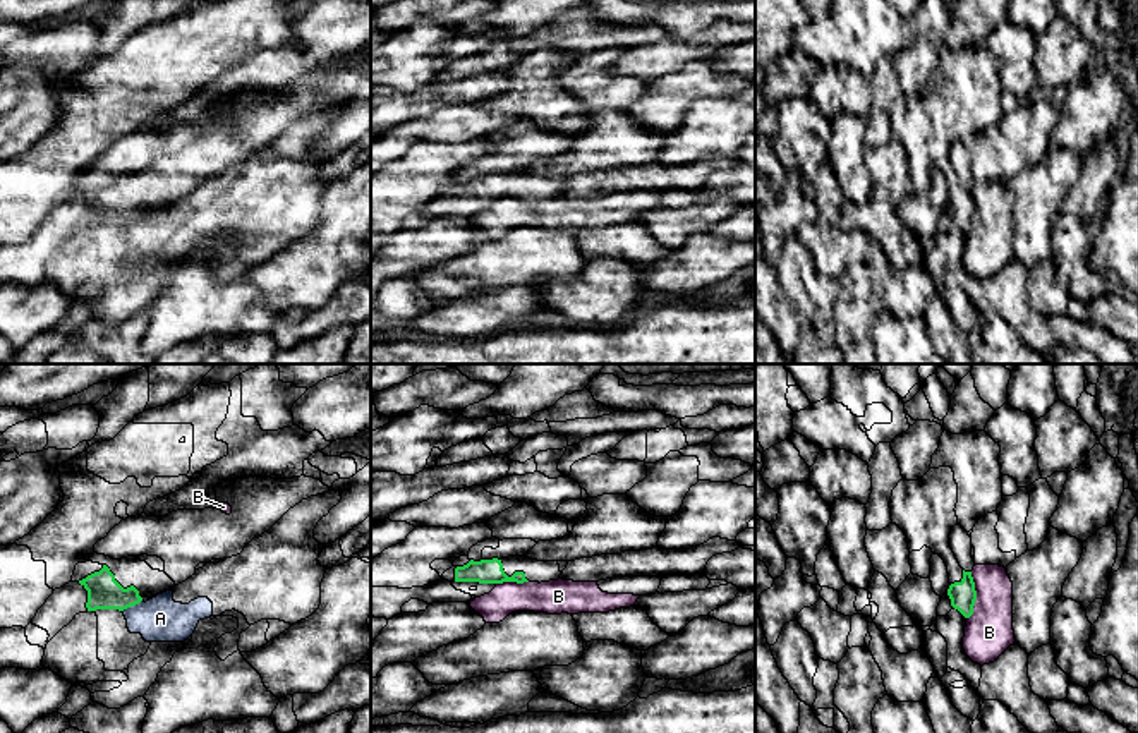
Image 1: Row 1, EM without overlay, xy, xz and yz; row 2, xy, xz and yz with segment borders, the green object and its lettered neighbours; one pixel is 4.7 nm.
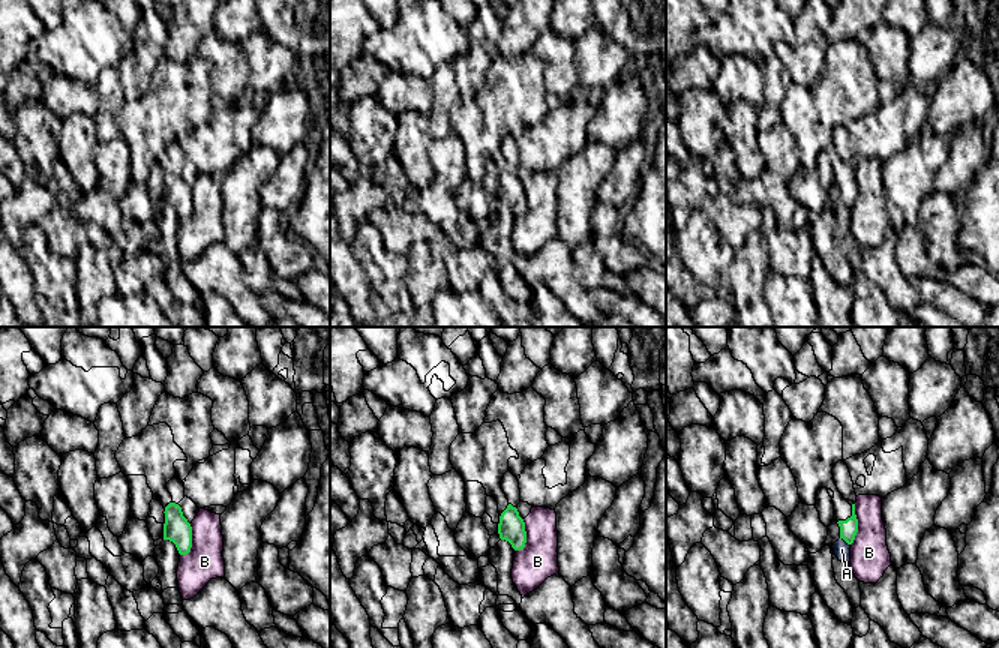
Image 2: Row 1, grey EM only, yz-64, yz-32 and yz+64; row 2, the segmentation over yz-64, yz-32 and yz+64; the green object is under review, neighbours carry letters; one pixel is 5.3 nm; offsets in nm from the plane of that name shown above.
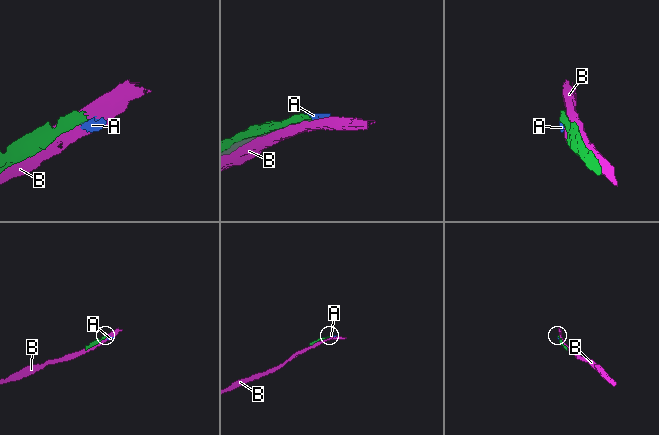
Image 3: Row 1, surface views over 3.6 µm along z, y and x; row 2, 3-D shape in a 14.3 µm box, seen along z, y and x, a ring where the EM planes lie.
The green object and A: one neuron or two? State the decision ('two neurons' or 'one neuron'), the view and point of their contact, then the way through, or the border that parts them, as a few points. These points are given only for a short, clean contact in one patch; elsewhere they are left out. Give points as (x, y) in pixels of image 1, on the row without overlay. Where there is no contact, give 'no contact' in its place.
two neurons | xy (131, 220) | along xy (141, 215), (122, 227)

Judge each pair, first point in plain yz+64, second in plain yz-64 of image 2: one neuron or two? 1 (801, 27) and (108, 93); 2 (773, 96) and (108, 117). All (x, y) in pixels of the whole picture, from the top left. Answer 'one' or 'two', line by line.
1: two
2: one

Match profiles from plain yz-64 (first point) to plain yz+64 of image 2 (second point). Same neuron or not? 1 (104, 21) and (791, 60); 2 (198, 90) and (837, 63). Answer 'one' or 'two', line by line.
1: two
2: one

